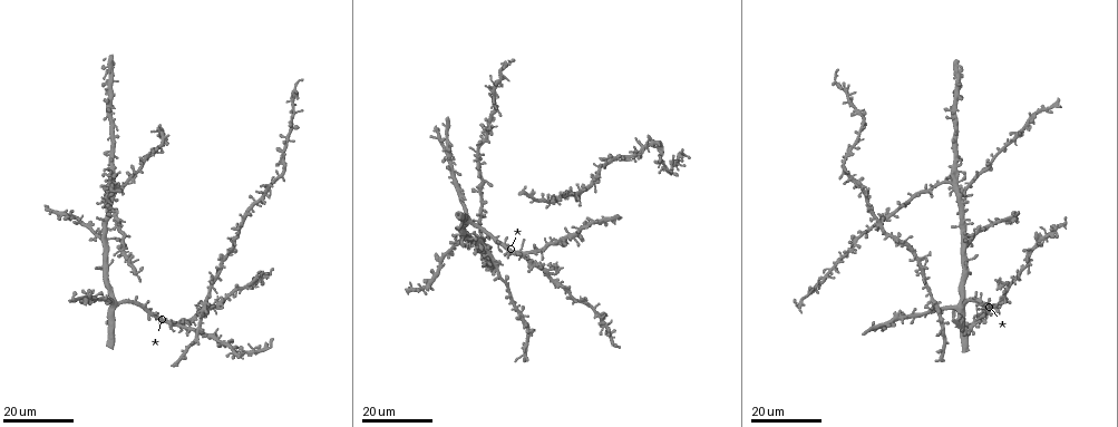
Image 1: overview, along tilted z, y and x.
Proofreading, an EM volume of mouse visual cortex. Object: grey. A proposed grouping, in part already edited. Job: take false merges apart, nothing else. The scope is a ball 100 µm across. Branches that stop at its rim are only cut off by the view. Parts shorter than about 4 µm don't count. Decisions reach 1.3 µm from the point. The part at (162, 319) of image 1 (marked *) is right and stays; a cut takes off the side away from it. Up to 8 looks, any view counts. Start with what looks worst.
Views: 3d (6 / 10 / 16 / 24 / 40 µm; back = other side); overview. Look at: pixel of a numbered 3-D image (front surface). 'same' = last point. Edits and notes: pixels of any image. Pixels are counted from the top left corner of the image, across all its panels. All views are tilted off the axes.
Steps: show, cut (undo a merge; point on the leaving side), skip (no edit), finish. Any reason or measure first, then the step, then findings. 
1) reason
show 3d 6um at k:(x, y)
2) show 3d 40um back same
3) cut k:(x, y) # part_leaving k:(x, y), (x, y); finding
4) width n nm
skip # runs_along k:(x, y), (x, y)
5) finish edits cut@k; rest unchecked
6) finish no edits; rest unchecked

three-way junction
show 3d 16um at 1:(197, 335)

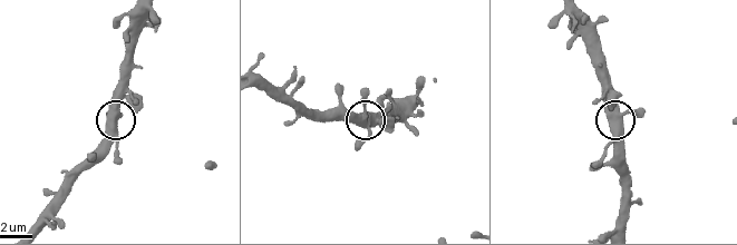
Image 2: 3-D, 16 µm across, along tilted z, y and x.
zoom in
show 3d 10um at 2:(109, 114)

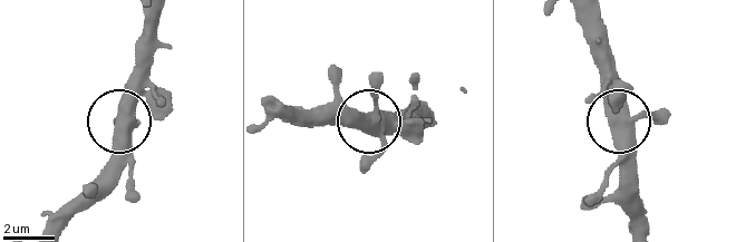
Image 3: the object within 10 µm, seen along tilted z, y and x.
arms 3
skip # continuous, no second cell

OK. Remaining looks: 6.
four or more arms meet
show 3d 16um at 1:(548, 277)

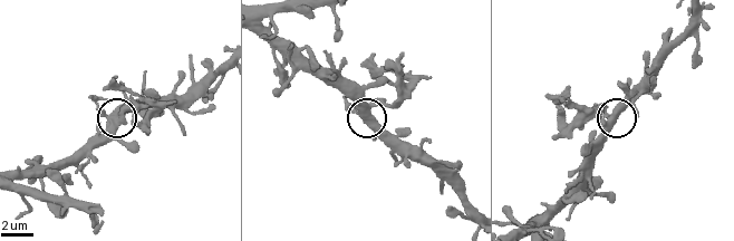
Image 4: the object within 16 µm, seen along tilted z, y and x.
show 3d 6um at 4:(368, 112)

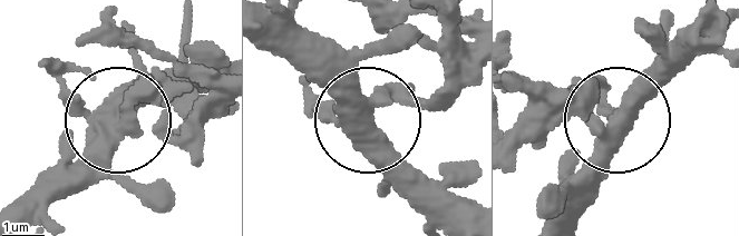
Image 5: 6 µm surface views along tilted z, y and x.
show 3d 6um back at 5:(369, 121)

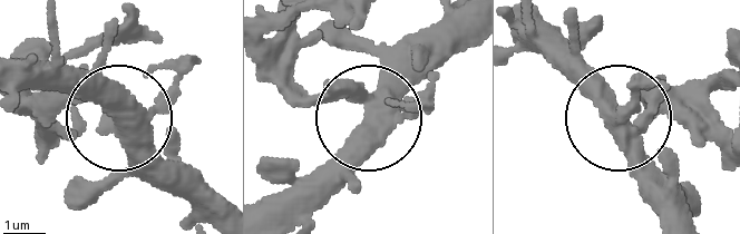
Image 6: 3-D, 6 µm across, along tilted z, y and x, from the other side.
arms 4
cut 6:(44, 105) # part_leaving 6:(347, 87), (308, 97), (269, 65), (268, 35), (304, 12); a second cell is stuck on

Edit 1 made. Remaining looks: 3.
show overview

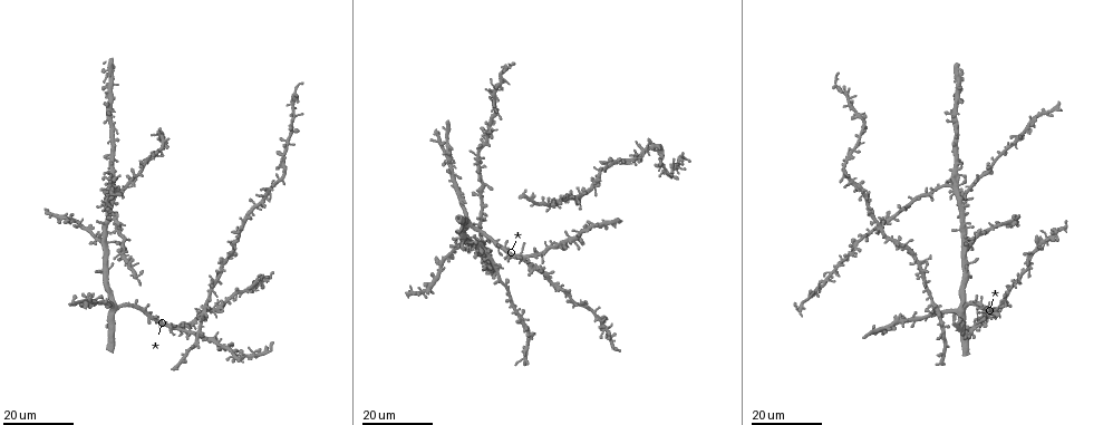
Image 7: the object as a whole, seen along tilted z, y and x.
show 3d 16um at 7:(205, 337)

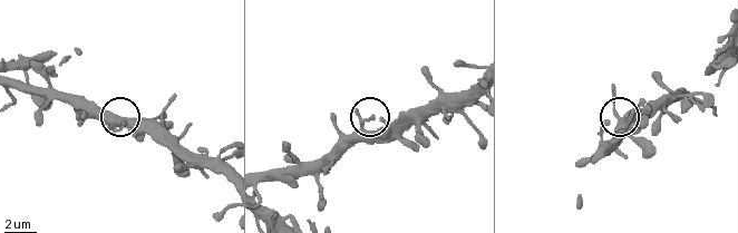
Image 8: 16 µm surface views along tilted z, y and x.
show 3d 6um at 8:(362, 125)

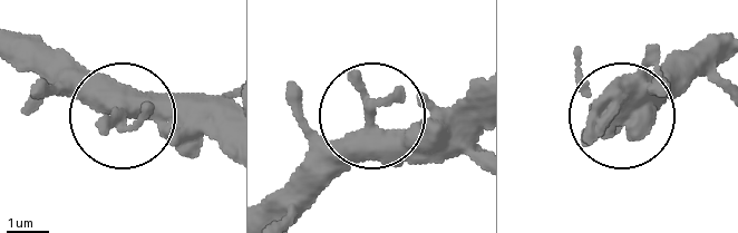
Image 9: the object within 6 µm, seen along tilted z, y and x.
skip # one cell here

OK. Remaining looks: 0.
finish edits cut@6; rest unchecked

